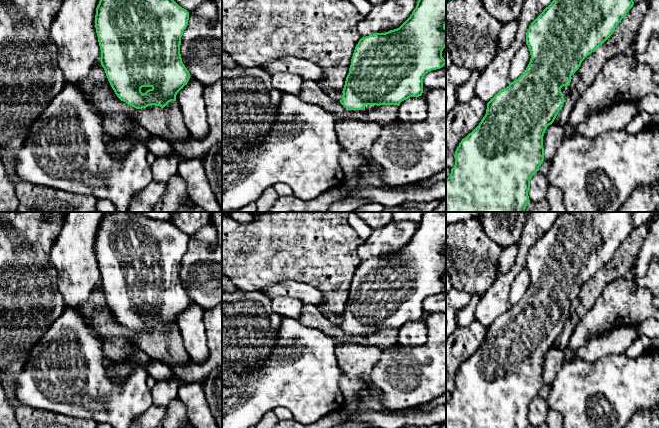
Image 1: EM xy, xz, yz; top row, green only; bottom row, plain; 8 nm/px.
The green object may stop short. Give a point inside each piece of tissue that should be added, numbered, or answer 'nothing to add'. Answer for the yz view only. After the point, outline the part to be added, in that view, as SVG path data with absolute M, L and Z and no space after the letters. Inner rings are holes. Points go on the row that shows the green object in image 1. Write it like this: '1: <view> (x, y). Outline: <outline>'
1: yz (565, 89). Outline: M563 86L561 88L561 92L563 94L564 99L566 100L569 95L569 86Z

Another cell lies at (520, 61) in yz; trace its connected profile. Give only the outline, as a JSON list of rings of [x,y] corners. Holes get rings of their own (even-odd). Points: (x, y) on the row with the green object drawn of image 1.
[[[525,43],[514,55],[508,69],[508,77],[511,82],[517,80],[526,70],[531,59],[528,45]]]

